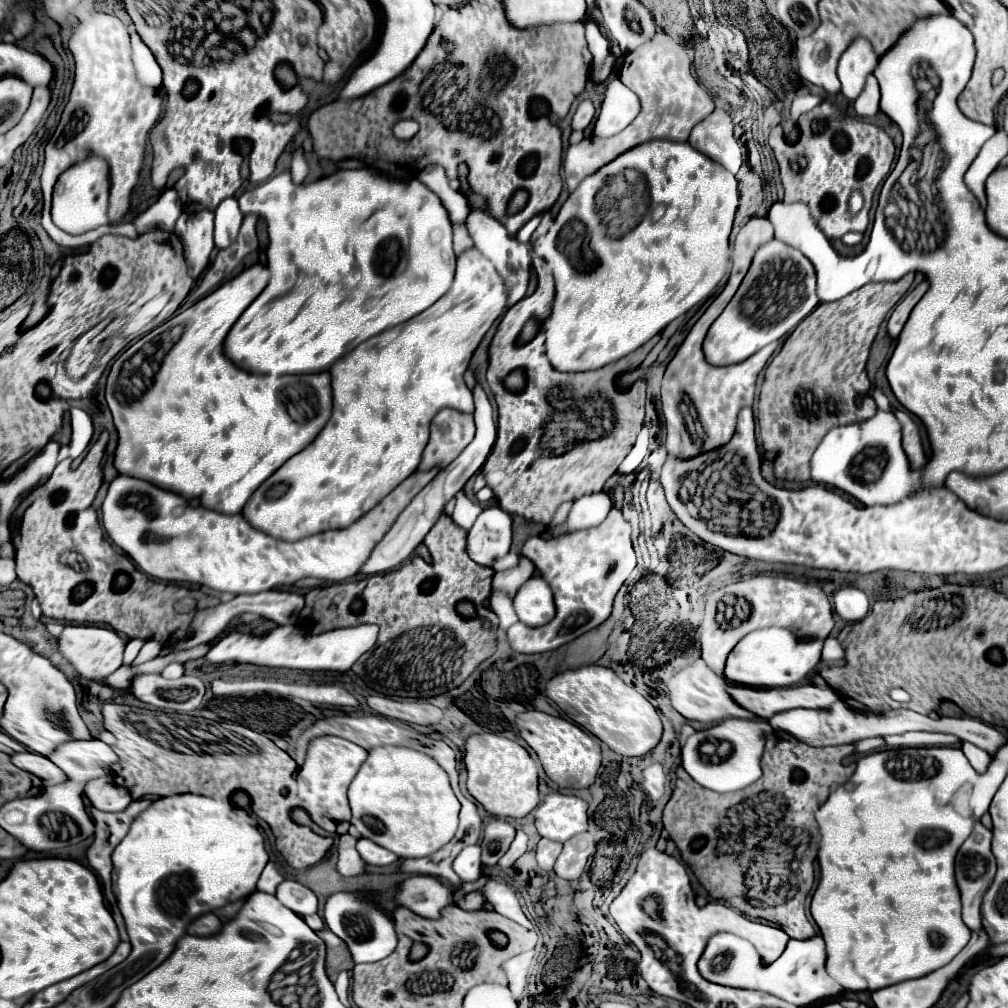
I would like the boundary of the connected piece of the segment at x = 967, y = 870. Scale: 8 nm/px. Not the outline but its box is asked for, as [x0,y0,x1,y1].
[955,823,995,929]

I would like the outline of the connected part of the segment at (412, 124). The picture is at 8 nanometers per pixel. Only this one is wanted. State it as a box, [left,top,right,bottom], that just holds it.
[393,121,419,141]

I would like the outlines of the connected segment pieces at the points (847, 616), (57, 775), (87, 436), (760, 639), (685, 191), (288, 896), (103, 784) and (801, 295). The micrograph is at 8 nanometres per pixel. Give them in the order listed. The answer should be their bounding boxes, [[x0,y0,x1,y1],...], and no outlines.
[[833,587,869,623],[11,751,65,785],[69,409,94,459],[725,627,823,687],[535,141,739,371],[275,879,317,915],[85,775,133,811],[703,239,817,365]]

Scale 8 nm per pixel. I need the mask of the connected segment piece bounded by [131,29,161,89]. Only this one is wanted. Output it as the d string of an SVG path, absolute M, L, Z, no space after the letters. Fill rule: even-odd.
M131 29L131 47L133 47L133 63L135 63L141 85L159 89L161 87L161 67L155 61L149 47L139 39L139 35L133 29Z

